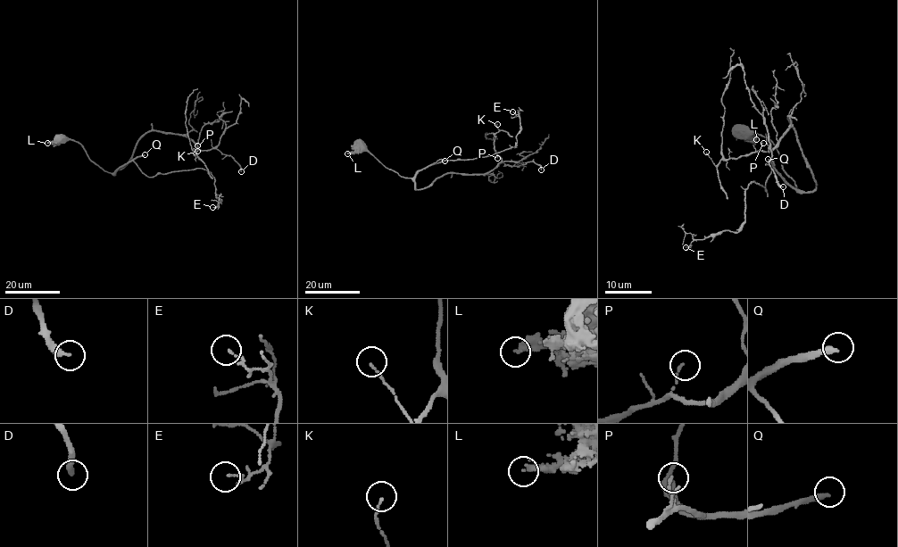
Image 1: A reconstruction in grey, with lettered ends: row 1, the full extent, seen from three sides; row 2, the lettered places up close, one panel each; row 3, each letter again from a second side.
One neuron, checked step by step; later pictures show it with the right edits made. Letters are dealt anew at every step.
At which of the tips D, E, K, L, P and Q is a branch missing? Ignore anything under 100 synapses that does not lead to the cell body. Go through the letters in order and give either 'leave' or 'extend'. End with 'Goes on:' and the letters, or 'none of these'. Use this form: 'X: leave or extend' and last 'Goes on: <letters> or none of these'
D: leave
E: leave
K: leave
L: leave
P: leave
Q: extend
Goes on: Q

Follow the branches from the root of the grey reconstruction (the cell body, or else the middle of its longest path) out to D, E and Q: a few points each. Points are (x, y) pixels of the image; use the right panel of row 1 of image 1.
D: (742, 130), (767, 137), (796, 188), (811, 191), (816, 181), (791, 120), (769, 149), (769, 165), (783, 186)
E: (742, 130), (773, 144), (796, 189), (772, 169), (768, 196), (763, 186), (748, 186), (737, 232), (685, 247)
Q: (742, 130), (747, 128), (767, 137), (773, 144), (784, 170), (794, 181), (796, 189), (773, 169), (768, 159)

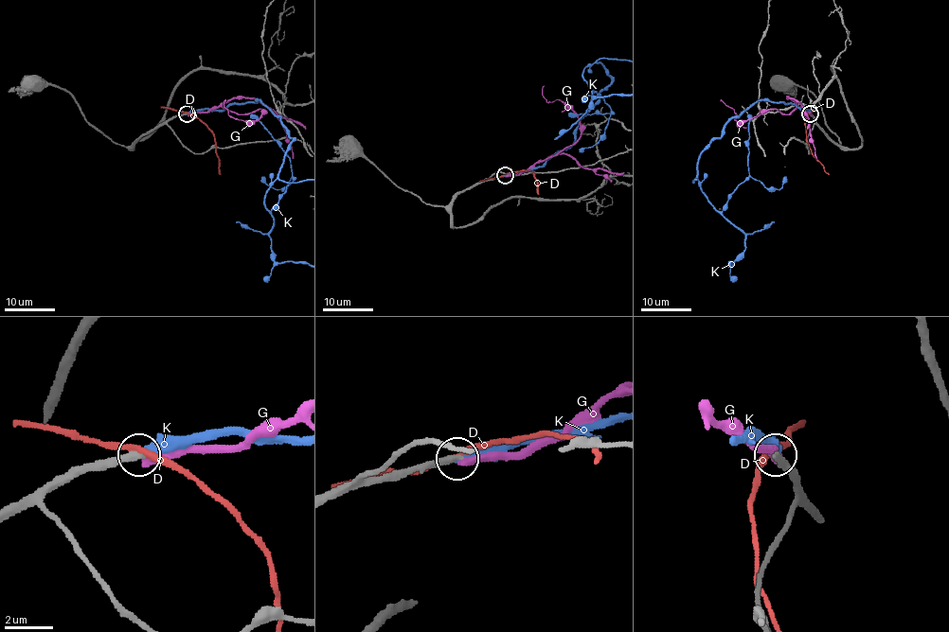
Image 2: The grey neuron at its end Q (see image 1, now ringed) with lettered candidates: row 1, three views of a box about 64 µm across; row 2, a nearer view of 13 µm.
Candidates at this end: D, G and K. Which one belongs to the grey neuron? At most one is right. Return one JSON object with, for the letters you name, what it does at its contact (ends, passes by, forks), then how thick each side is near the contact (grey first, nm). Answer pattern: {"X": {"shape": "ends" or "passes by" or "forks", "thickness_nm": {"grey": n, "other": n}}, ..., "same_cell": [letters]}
{"K": {"shape": "ends", "thickness_nm": {"grey": 300, "other": 380}}, "same_cell": ["K"]}

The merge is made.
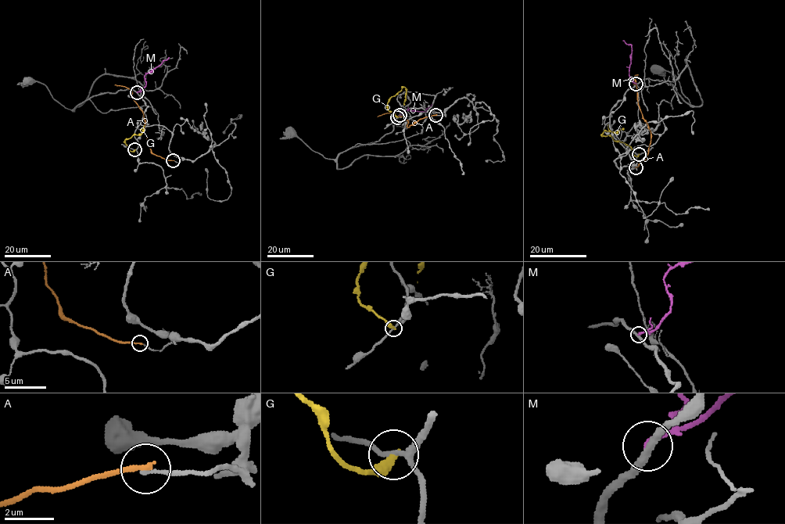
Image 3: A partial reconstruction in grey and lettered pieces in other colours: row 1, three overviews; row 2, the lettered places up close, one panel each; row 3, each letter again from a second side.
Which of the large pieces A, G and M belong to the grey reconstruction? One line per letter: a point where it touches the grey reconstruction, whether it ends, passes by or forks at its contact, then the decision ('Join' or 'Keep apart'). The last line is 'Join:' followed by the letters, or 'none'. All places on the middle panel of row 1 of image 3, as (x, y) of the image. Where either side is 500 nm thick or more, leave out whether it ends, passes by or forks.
A: Touches grey at (435, 115). It ends there. Keep apart
G: Touches grey at (397, 117). It ends there. Keep apart
M: Touches grey at (399, 115). It ends there. Keep apart
Join: none

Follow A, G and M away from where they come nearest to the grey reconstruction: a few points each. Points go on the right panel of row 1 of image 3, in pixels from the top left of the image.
A: (636, 167), (646, 157), (650, 138), (650, 130), (637, 101), (633, 77), (638, 75)
G: (639, 154), (636, 156), (629, 146), (614, 141), (611, 136), (602, 135), (604, 130), (617, 132), (624, 129)
M: (636, 83), (629, 75), (631, 45), (622, 41)

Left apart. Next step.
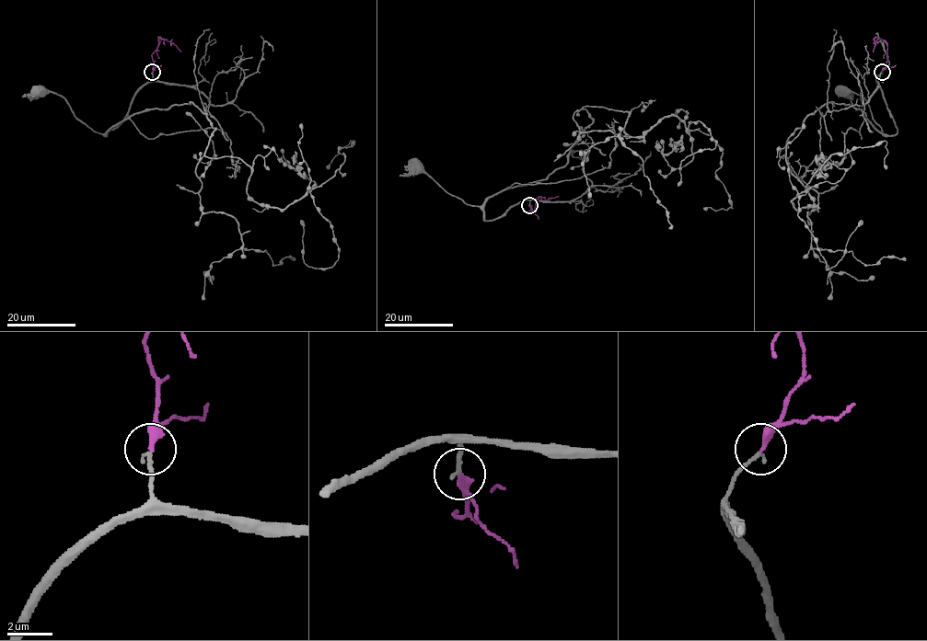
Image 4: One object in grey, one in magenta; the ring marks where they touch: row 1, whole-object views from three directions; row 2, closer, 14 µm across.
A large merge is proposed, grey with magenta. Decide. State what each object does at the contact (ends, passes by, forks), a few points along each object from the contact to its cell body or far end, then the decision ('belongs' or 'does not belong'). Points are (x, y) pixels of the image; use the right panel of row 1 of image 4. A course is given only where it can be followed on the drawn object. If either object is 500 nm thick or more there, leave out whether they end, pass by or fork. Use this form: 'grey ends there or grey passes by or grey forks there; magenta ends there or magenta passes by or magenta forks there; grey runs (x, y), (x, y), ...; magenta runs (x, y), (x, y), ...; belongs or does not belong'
grey ends there; magenta ends there; grey runs (882, 72), (876, 84), (898, 128), (894, 135), (884, 133), (863, 97), (845, 88), (842, 90); magenta runs (882, 72), (887, 61), (886, 44), (875, 37), (873, 51); belongs

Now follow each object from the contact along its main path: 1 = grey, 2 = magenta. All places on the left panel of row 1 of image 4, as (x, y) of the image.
1: (152, 72), (152, 78), (136, 93), (128, 115), (106, 135), (94, 131), (81, 122), (63, 97), (37, 90)
2: (152, 72), (151, 54), (160, 37), (181, 51)

